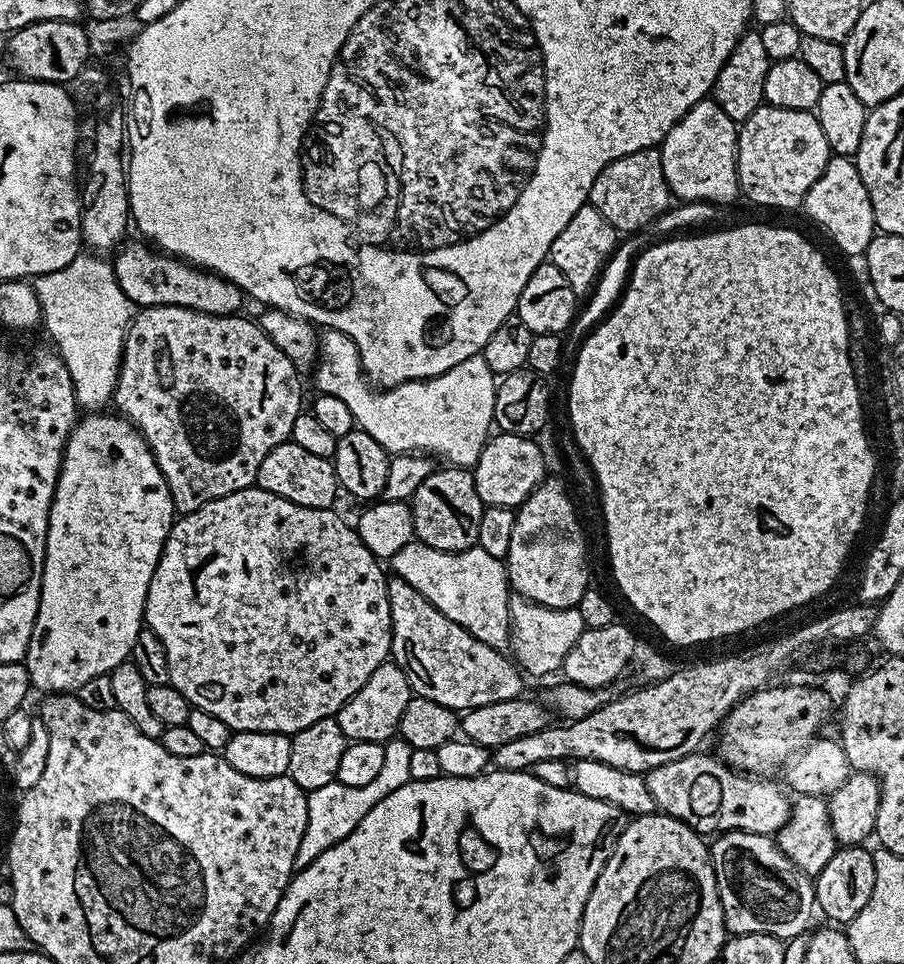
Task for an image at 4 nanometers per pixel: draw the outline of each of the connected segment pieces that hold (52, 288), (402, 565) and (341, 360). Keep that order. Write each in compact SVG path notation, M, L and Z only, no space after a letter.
M100 254L75 256L62 270L35 277L42 328L48 331L55 351L64 359L76 391L76 402L84 410L100 410L113 399L120 361L124 359L124 335L132 325L134 305L122 290L115 267Z
M413 542L402 546L398 554L394 554L390 561L391 570L395 575L401 576L414 590L418 590L431 602L446 618L458 622L471 636L478 638L478 642L486 642L491 648L507 649L512 635L512 623L510 622L510 585L508 583L508 569L505 561L494 558L494 554L486 554L479 546L468 548L464 552L439 552L430 546Z
M328 330L323 333L322 343L318 348L315 372L315 391L342 398L356 420L356 428L370 434L370 438L374 438L374 442L381 444L390 454L427 454L433 458L441 456L444 459L441 461L449 465L471 469L478 462L494 428L492 415L498 380L490 366L486 366L483 355L466 358L466 362L458 362L458 366L446 370L446 374L438 374L429 380L408 380L393 388L376 391L370 387L360 366L360 352L354 342L346 334Z

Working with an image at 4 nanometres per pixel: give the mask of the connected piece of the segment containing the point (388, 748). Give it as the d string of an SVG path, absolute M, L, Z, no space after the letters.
M393 738L384 744L386 762L382 762L382 770L378 770L378 778L374 778L374 782L369 782L367 786L346 786L337 782L307 793L308 817L306 830L302 834L302 846L298 846L296 855L297 869L310 866L310 862L314 862L322 850L330 850L330 846L342 842L342 838L354 831L358 822L362 822L362 818L366 818L366 814L370 814L370 810L374 810L374 806L378 806L386 794L408 783L412 749L405 740Z

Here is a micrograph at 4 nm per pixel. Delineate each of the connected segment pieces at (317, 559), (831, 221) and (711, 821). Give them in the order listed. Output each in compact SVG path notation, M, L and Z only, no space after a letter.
M253 486L243 488L234 494L214 498L198 510L185 512L173 523L164 543L158 566L150 578L150 586L144 603L144 624L166 646L166 658L170 662L170 683L173 684L193 708L206 710L214 718L222 718L226 726L238 732L282 732L295 734L306 726L314 726L327 716L336 716L341 706L360 689L378 670L378 666L389 659L392 650L392 623L388 601L388 580L381 561L376 559L356 533L332 508L311 508L298 506L278 494Z
M832 156L824 168L824 172L810 186L802 205L803 211L808 211L808 216L816 224L824 227L824 232L845 252L848 256L863 257L864 251L870 246L873 236L877 235L878 229L874 218L874 206L870 206L870 194L866 194L866 186L856 169L855 159L847 156Z
M691 754L677 761L666 762L644 776L656 807L663 815L673 816L701 834L749 832L772 836L786 823L790 800L784 797L783 787L775 788L770 781L764 780L768 778L757 778L729 768L715 755L700 755Z

